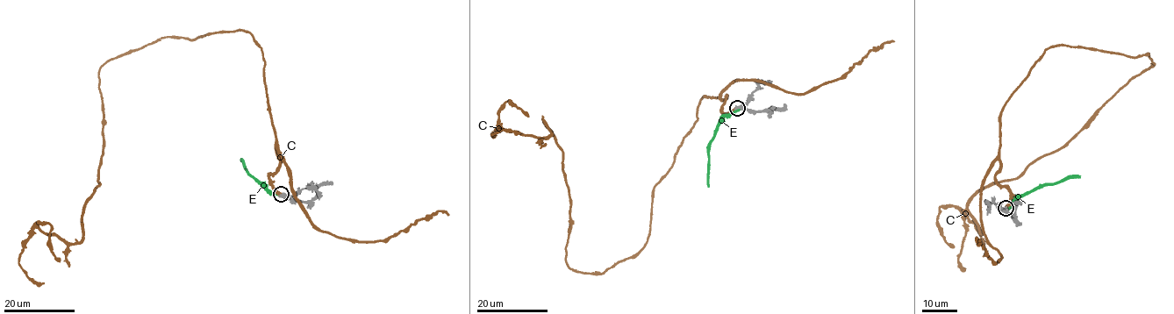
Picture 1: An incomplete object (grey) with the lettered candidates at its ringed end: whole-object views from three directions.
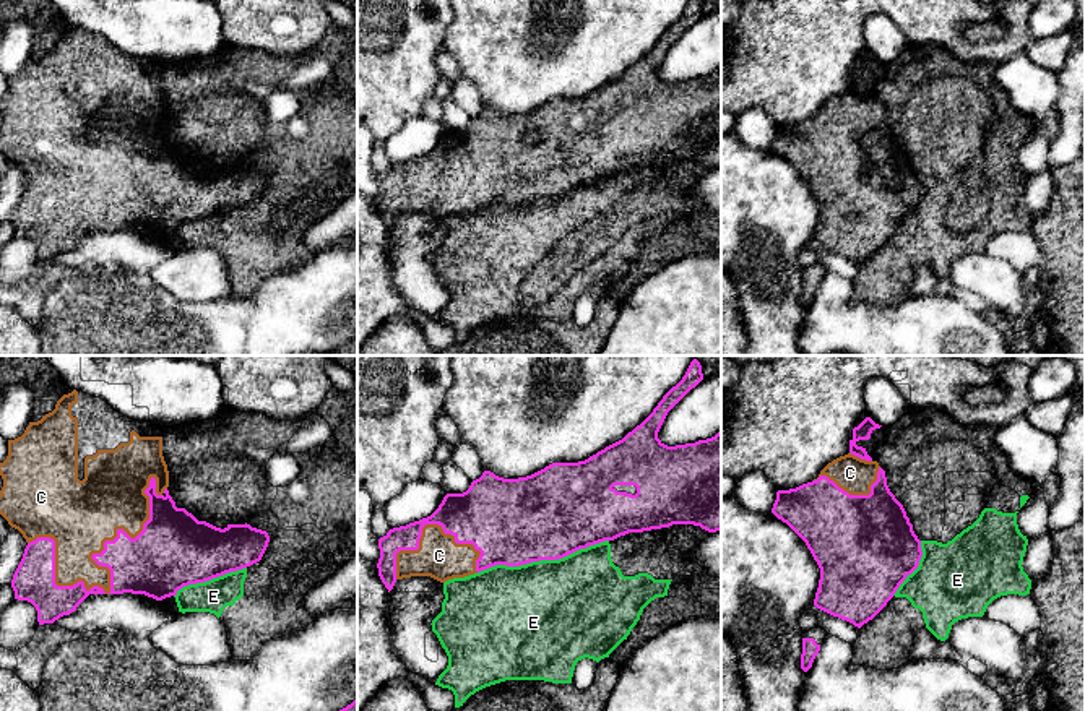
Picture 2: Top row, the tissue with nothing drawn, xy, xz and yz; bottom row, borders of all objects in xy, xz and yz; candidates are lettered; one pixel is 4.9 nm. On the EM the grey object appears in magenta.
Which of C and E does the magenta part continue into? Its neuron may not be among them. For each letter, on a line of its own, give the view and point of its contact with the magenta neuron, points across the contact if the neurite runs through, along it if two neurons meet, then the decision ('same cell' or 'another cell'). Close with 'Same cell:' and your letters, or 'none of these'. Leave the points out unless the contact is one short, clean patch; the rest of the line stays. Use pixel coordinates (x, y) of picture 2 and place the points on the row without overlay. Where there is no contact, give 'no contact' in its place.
C: xy (104, 202) | same cell
E: xz (543, 195) | another cell
Same cell: C

